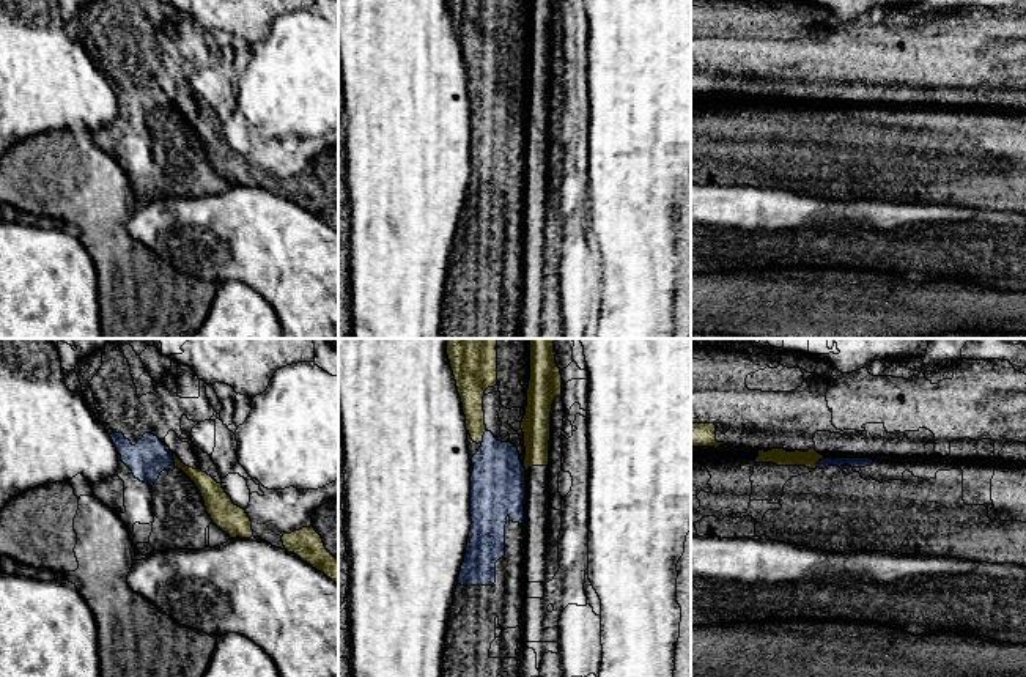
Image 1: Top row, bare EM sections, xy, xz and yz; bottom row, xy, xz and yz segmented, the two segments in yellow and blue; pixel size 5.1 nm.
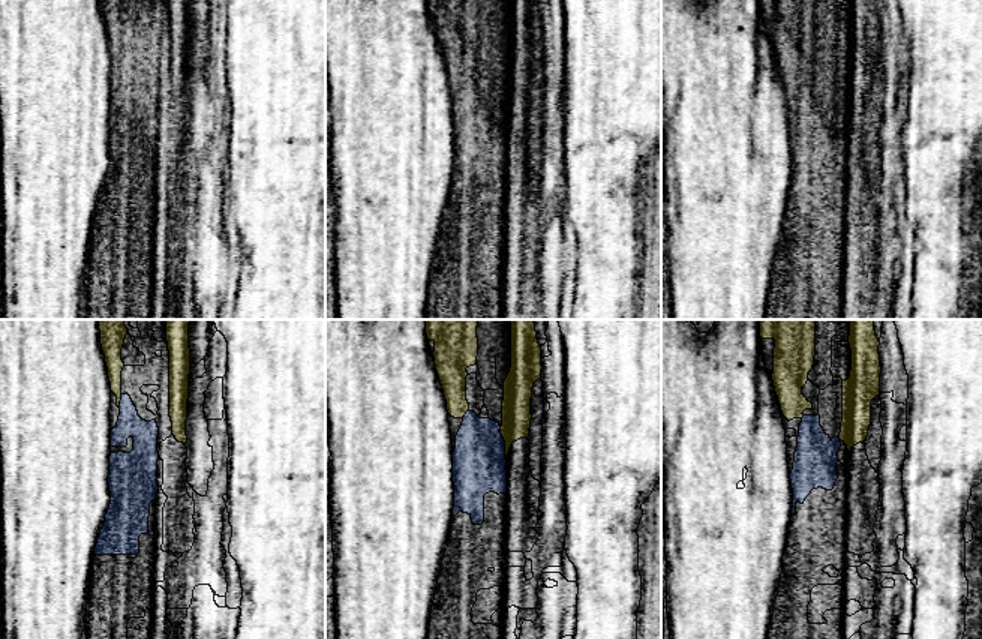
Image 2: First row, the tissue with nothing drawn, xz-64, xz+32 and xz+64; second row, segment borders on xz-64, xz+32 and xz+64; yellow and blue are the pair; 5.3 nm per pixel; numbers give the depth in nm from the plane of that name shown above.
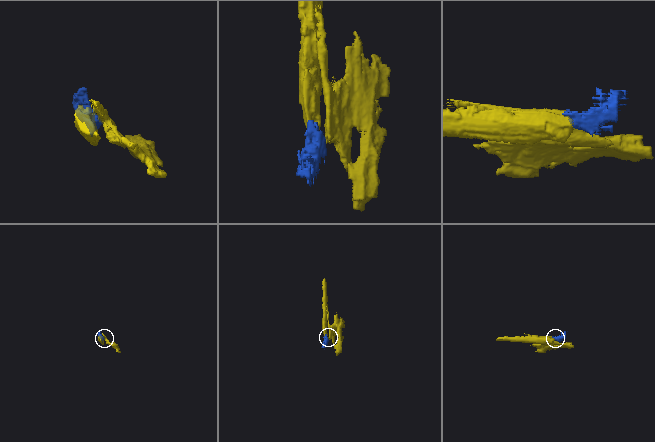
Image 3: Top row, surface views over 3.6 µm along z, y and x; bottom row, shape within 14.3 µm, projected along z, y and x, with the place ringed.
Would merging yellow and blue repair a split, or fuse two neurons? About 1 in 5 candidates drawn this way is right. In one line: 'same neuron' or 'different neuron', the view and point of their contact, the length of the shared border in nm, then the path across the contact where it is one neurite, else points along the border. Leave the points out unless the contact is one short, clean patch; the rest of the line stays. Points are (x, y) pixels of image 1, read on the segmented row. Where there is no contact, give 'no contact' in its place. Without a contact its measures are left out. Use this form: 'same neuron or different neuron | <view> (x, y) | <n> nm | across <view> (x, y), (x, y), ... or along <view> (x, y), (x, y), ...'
different neuron | xy (175, 462) | 70 nm

